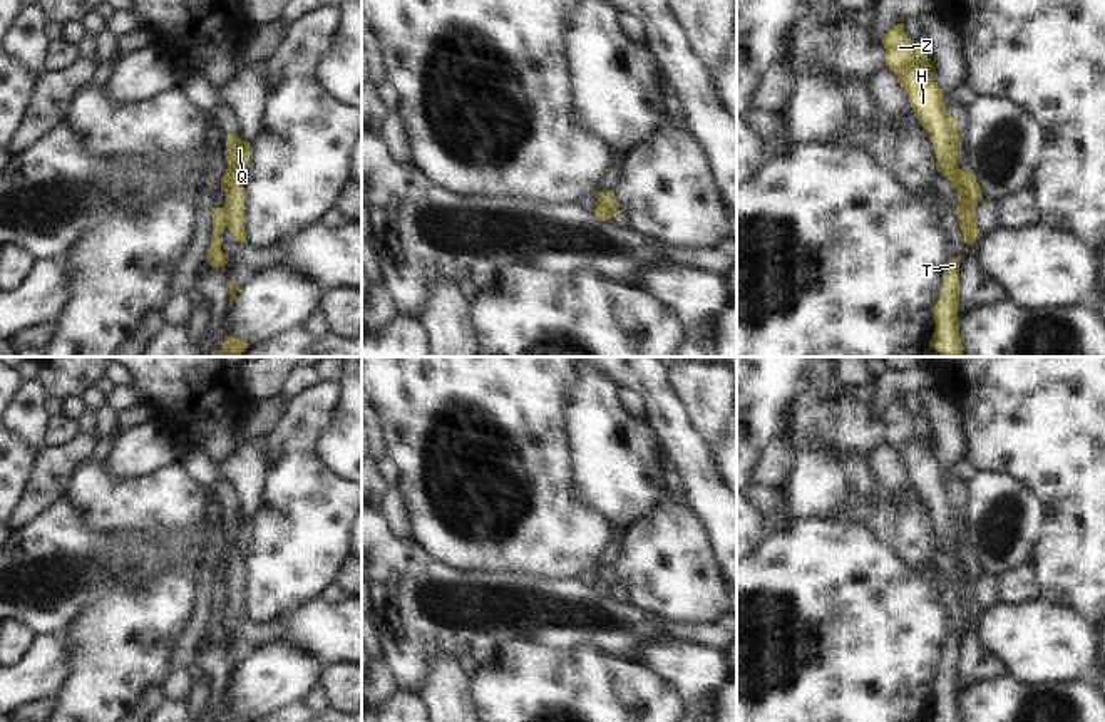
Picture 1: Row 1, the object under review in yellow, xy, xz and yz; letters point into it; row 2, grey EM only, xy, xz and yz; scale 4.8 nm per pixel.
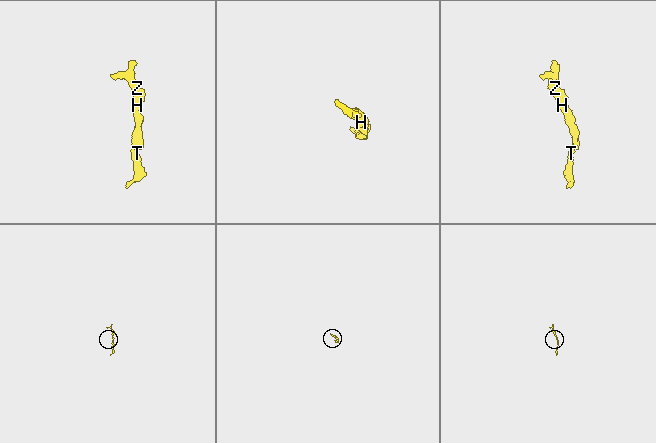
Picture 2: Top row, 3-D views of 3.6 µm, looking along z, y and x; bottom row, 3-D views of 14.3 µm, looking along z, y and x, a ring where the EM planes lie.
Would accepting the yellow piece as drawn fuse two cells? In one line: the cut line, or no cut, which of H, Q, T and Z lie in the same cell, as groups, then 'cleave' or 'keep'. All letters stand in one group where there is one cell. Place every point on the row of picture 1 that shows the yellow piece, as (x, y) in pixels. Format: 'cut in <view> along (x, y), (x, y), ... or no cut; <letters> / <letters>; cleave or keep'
cut in yz along (960, 171), (963, 195), (975, 208); H Q Z / T; cleave

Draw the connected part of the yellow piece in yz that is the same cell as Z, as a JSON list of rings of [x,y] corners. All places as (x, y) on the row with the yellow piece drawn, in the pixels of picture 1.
[[[897,23],[884,34],[882,44],[887,54],[886,69],[896,74],[912,106],[914,116],[929,134],[943,176],[956,188],[959,226],[978,228],[976,208],[968,204],[961,188],[958,121],[946,111],[943,90],[936,82],[936,74],[931,70],[929,59],[906,35],[904,23]]]

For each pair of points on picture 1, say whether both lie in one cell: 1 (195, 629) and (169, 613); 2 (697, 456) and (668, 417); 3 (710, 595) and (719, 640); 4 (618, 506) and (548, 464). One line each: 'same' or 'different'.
1: different
2: same
3: different
4: different

